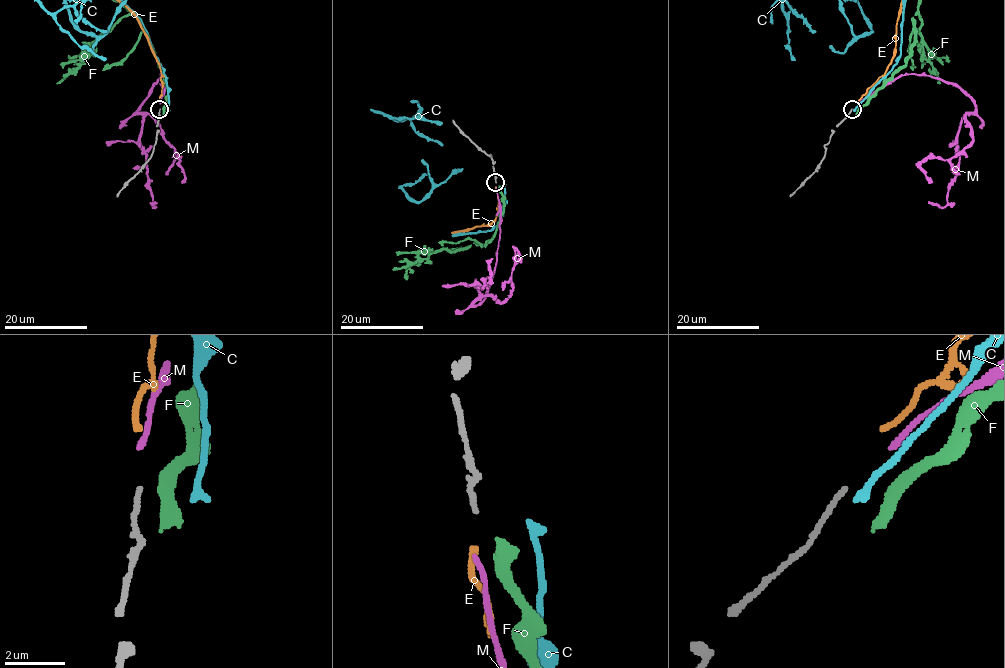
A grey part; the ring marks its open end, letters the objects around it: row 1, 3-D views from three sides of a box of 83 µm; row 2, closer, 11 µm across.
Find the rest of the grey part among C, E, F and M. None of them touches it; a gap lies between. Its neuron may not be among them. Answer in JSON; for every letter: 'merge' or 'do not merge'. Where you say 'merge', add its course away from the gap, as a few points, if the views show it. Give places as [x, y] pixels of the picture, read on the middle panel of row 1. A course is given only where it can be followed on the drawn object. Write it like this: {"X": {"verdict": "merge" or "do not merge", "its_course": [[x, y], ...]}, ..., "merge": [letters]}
{"C": {"verdict": "do not merge"}, "E": {"verdict": "do not merge"}, "F": {"verdict": "do not merge"}, "M": {"verdict": "merge", "its_course": [[495, 188], [497, 256], [488, 293], [474, 303], [484, 296], [502, 302], [511, 293], [515, 250], [518, 261]]}, "merge": ["M"]}

